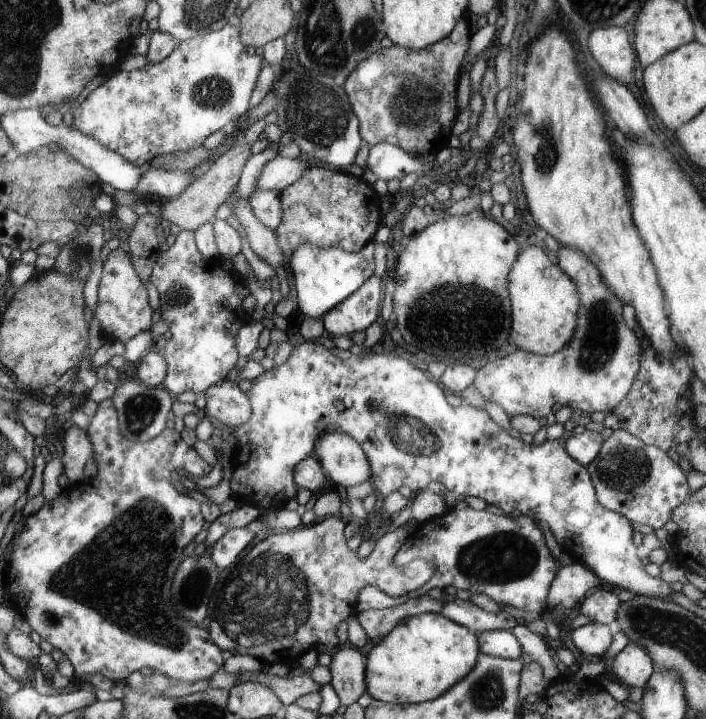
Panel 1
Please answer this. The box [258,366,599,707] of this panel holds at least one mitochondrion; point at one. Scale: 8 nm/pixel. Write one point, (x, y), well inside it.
(502, 558)

